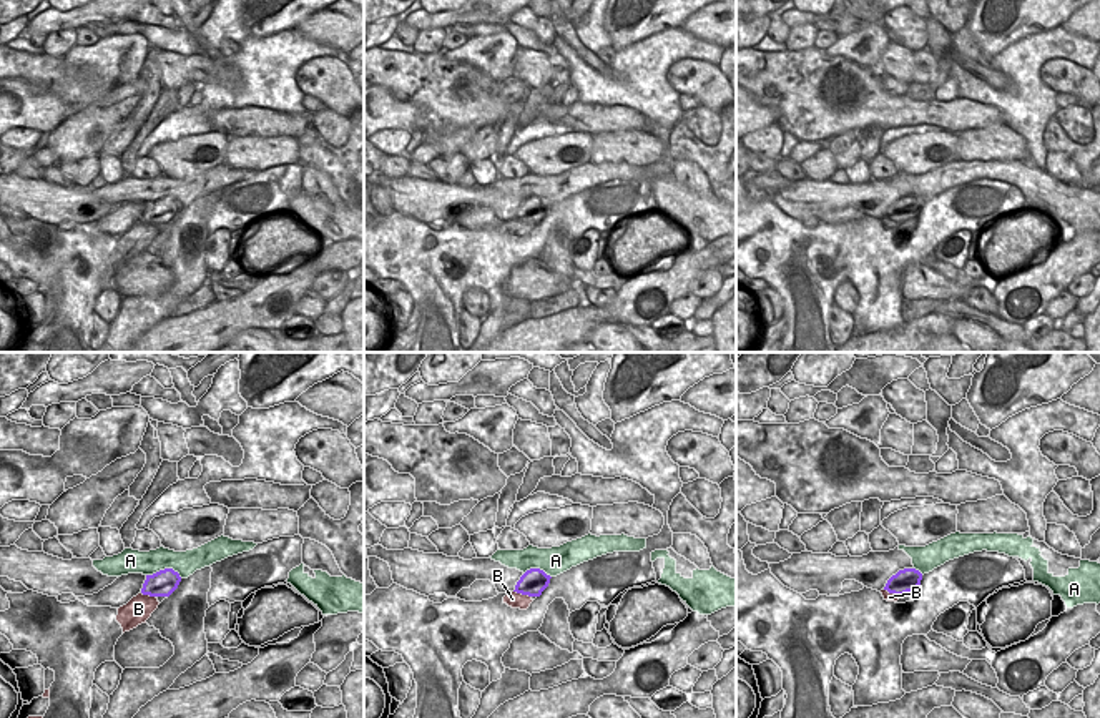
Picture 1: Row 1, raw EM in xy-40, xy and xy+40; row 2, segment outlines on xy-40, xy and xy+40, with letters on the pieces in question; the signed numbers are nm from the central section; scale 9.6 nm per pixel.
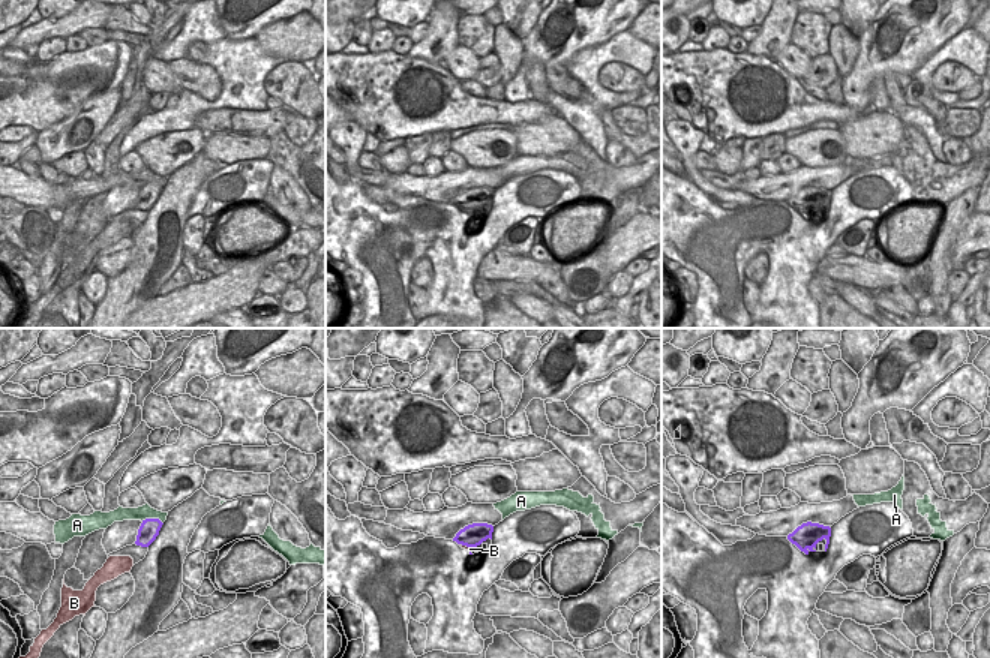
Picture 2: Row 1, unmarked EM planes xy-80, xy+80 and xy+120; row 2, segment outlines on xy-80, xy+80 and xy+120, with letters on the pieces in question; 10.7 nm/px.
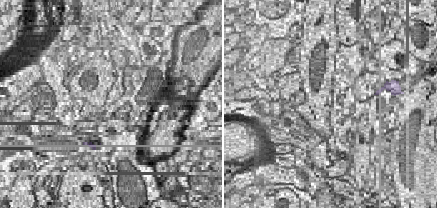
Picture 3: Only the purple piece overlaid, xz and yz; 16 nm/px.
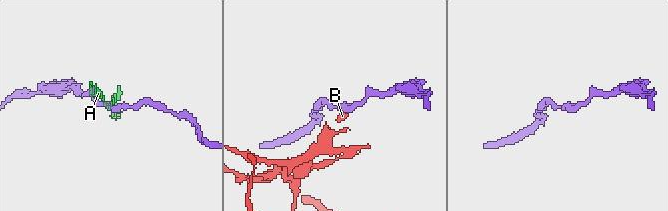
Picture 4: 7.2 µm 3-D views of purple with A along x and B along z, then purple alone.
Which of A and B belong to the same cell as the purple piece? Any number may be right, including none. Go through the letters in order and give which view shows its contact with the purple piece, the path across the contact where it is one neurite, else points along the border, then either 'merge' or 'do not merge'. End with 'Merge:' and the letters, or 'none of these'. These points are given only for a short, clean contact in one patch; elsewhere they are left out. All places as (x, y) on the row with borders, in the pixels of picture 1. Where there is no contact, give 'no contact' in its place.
A: xy-40 | along xy-40 (147, 575), (173, 569), (181, 577) | do not merge
B: xy | along xy (514, 590), (530, 597) | do not merge
Merge: none of these

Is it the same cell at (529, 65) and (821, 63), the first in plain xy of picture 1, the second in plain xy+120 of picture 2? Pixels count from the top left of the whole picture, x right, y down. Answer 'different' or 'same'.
different

